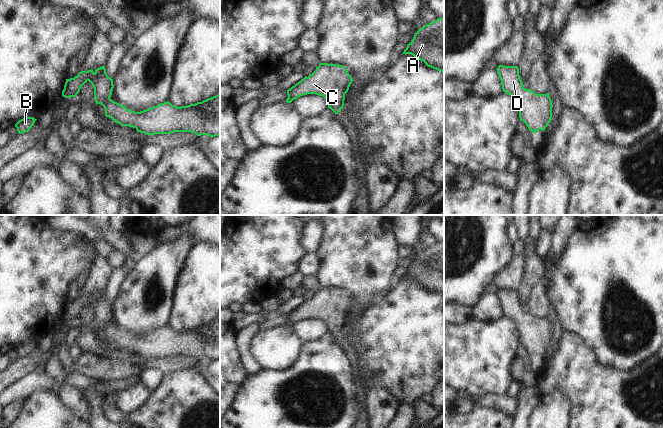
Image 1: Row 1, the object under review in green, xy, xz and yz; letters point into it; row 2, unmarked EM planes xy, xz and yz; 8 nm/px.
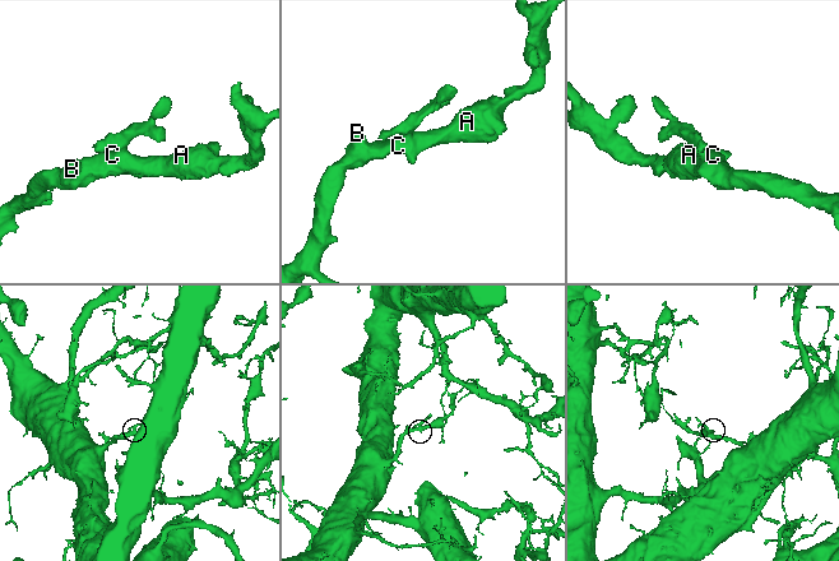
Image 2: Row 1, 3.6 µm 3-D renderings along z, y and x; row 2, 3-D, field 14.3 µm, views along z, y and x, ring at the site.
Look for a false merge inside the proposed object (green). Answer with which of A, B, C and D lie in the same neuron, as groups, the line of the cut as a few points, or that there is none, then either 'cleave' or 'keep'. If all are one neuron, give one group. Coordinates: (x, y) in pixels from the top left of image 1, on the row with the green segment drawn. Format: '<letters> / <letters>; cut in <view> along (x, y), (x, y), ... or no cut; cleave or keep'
A B C D; no cut; keep

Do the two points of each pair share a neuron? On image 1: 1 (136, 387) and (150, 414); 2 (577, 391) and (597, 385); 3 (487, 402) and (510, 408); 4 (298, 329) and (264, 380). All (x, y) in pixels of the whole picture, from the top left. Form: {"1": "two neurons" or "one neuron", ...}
{"1": "two neurons", "2": "one neuron", "3": "one neuron", "4": "two neurons"}

